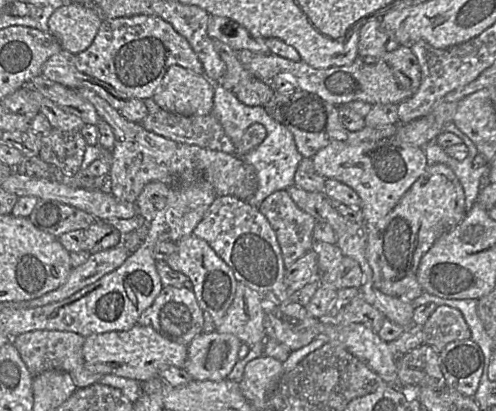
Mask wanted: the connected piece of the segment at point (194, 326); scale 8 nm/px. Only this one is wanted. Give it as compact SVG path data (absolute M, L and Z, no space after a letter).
M164 286L153 303L140 315L137 324L150 326L166 339L188 345L204 329L205 314L192 289Z

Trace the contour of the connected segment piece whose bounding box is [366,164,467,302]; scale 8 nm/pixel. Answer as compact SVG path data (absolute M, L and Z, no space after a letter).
M445 164L428 166L397 205L384 218L374 225L369 225L366 259L372 270L374 286L386 295L410 302L418 298L424 292L417 280L421 258L443 234L458 225L466 215L464 190L453 170Z

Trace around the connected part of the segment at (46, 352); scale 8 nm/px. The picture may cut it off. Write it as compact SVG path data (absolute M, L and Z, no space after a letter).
M35 330L13 338L15 348L33 377L48 370L67 372L73 377L78 389L99 383L103 377L86 367L82 352L84 342L85 337L80 334L57 330Z

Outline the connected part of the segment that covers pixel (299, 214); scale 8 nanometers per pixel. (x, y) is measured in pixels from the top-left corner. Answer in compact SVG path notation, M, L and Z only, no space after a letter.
M287 190L273 192L258 206L259 211L267 218L276 233L286 267L312 250L312 232L317 220L299 208L292 200Z

